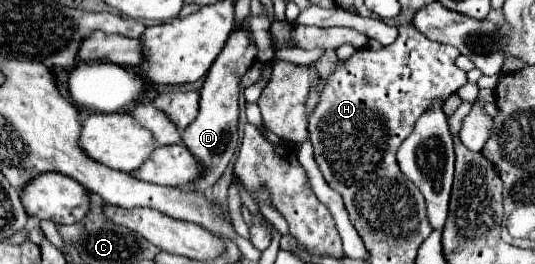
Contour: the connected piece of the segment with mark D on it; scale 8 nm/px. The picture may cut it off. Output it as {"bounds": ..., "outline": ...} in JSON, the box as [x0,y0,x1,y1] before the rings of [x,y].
{"bounds":[181,21,257,191],"outline":[[[243,21],[239,27],[233,29],[233,33],[229,35],[229,41],[225,43],[225,49],[221,51],[221,57],[217,57],[217,61],[207,73],[205,85],[201,89],[201,99],[199,99],[199,115],[181,135],[187,149],[205,165],[203,177],[193,185],[195,191],[205,191],[209,185],[213,185],[223,175],[223,171],[227,169],[237,149],[241,79],[251,69],[251,65],[257,61],[257,47],[251,45],[251,41],[253,39],[251,39],[247,21]]]}

